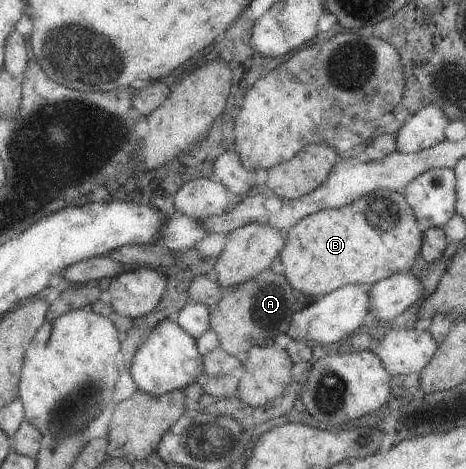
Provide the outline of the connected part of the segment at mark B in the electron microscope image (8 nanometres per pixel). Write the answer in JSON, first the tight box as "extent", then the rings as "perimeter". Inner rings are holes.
{"extent":[278,190,423,297],"perimeter":[[[378,190],[362,195],[339,209],[320,209],[284,231],[284,247],[278,253],[282,274],[290,287],[304,295],[322,297],[347,284],[374,283],[393,274],[407,273],[419,256],[423,233],[400,192]]]}

